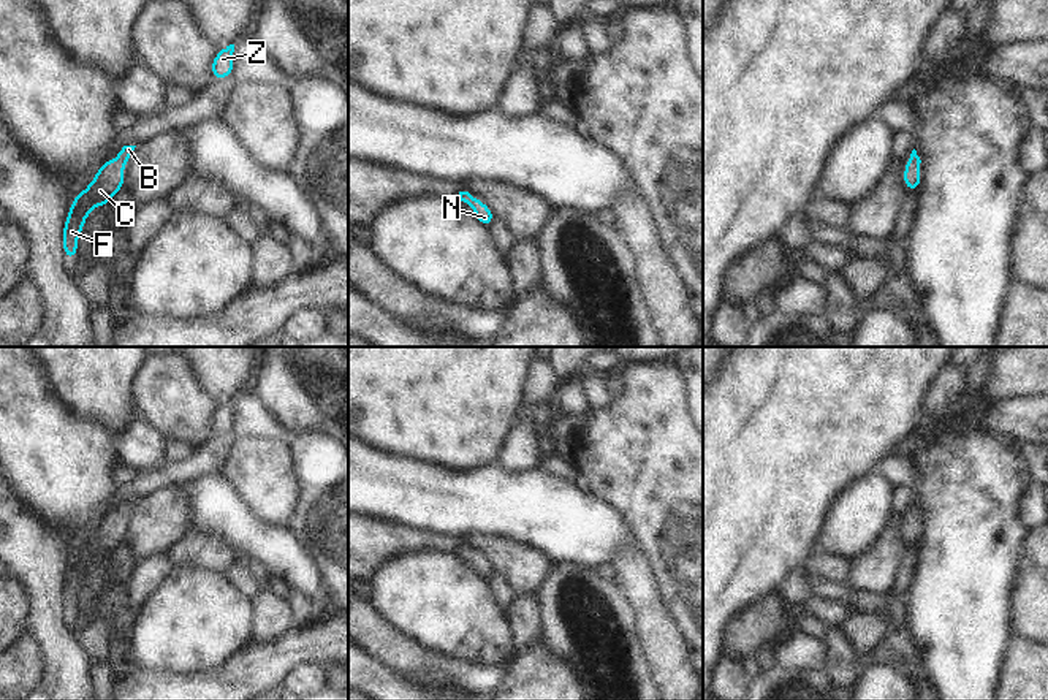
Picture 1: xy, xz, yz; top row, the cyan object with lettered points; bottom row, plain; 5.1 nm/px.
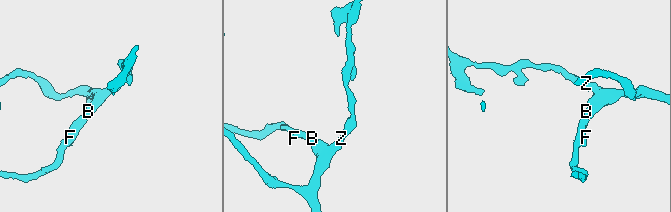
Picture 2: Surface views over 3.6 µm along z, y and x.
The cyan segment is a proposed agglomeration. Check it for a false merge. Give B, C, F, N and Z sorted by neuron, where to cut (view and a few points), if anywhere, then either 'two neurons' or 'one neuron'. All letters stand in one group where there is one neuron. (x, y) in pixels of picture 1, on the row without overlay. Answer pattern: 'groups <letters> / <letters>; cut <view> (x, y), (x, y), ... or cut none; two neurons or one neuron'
groups B C F N Z; cut none; one neuron

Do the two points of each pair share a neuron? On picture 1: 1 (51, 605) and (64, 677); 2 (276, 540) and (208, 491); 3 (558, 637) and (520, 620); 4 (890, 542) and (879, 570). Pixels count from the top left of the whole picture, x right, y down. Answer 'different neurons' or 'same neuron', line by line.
1: same neuron
2: same neuron
3: different neurons
4: same neuron

